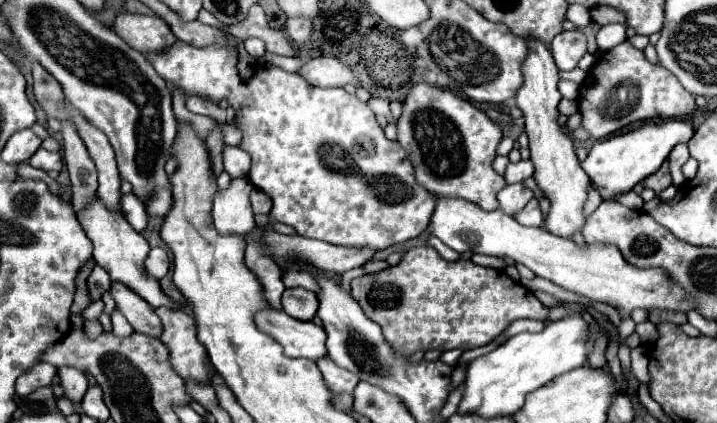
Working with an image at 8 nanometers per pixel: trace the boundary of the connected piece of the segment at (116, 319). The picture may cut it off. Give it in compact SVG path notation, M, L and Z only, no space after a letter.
M112 313L112 331L116 331L116 335L130 335L134 329L122 313Z

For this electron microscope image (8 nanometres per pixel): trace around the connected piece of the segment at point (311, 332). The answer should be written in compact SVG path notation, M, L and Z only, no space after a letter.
M266 309L256 315L256 325L262 327L264 333L272 335L282 345L284 355L290 359L304 357L318 361L328 355L326 331L312 321L300 321L284 311Z

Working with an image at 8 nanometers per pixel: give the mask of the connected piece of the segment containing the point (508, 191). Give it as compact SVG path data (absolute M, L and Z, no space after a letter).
M524 183L506 185L506 187L498 193L500 209L502 209L504 213L508 213L508 215L514 215L516 211L520 211L532 197L534 197L532 189L528 189Z

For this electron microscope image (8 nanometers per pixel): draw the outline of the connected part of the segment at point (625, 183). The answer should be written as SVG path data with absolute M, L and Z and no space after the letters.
M662 121L662 123L648 123L640 129L614 135L604 141L596 141L590 149L588 157L582 161L582 169L588 173L592 187L600 193L604 201L614 201L618 195L632 191L636 183L652 175L670 155L676 143L686 143L694 135L690 121Z

